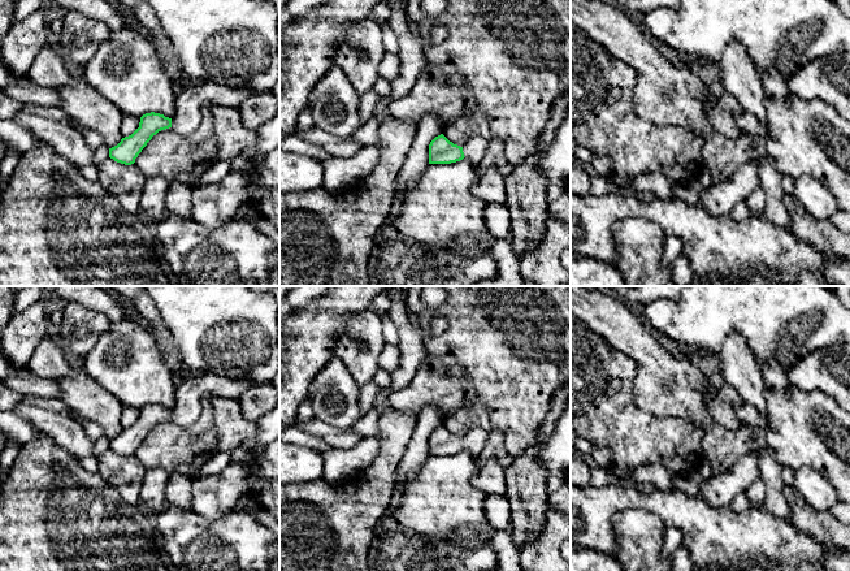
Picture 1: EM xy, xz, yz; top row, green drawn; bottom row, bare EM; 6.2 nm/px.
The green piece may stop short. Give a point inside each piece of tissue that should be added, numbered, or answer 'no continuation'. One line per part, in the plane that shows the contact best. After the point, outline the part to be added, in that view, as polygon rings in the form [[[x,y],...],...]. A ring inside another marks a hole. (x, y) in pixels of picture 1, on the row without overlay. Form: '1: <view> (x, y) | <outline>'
1: xz (475, 440) | [[[472,428],[463,437],[465,450],[474,458],[480,455],[486,442],[487,442],[487,431],[482,428]]]

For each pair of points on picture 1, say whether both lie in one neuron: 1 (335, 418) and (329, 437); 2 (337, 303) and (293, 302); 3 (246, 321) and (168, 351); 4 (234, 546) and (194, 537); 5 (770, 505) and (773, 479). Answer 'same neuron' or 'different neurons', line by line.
1: different neurons
2: different neurons
3: different neurons
4: same neuron
5: same neuron

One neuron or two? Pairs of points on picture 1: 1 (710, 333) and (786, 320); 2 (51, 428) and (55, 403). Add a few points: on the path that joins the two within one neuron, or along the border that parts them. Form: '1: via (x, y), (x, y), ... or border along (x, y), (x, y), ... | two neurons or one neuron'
1: via (729, 320), (767, 320) | one neuron
2: border along (25, 402), (69, 416) | two neurons

